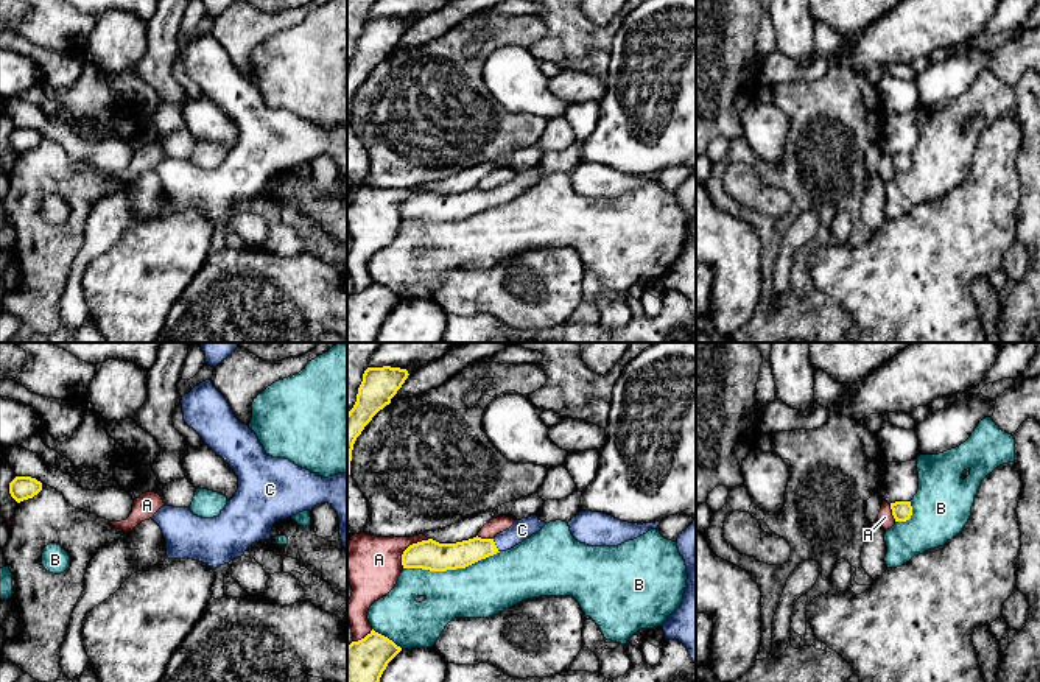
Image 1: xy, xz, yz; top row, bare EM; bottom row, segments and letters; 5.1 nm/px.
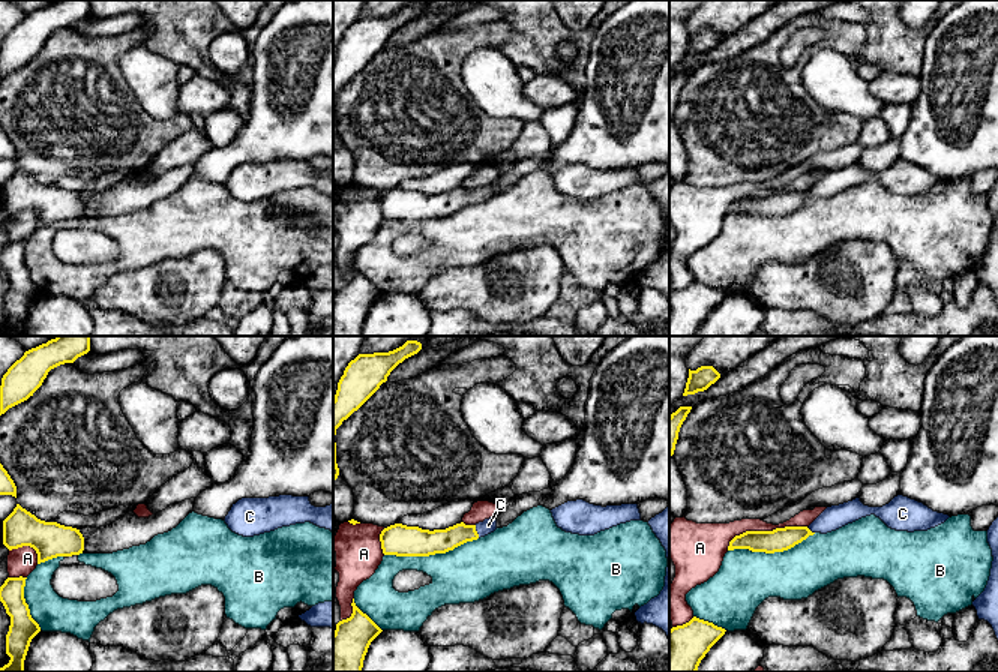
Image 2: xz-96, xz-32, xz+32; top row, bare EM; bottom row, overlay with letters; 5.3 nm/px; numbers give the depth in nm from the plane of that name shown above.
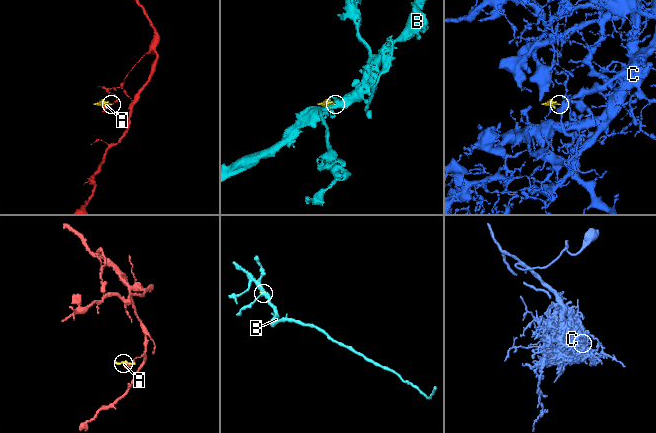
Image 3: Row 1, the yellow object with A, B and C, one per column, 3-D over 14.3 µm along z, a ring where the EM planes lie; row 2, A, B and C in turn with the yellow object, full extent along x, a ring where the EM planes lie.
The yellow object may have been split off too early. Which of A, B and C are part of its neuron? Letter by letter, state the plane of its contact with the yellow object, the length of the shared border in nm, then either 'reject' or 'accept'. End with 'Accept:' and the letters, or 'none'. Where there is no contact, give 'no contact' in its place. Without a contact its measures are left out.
A: xz | 200 nm | reject
B: xz | 500 nm | reject
C: xz | 80 nm | accept
Accept: C

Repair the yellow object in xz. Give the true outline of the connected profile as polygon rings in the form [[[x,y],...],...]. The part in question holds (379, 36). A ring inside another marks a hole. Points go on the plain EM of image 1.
[[[367,19],[358,39],[357,53],[347,64],[347,128],[350,126],[352,101],[357,89],[372,69],[391,54],[391,50],[408,30],[400,19]]]

